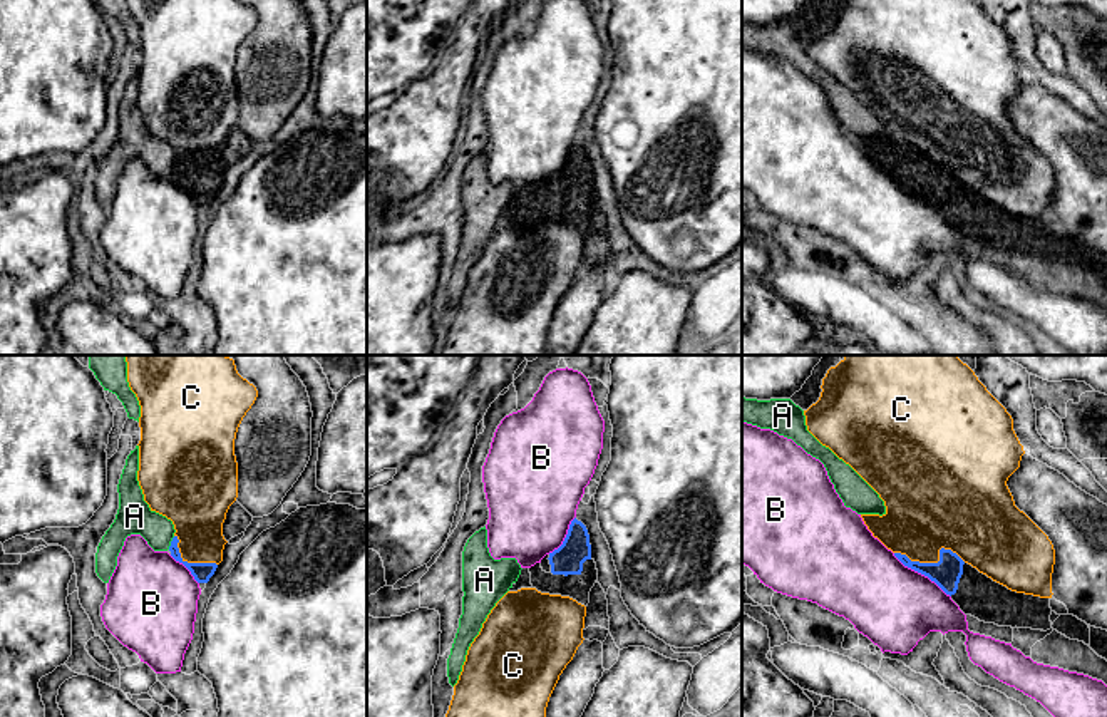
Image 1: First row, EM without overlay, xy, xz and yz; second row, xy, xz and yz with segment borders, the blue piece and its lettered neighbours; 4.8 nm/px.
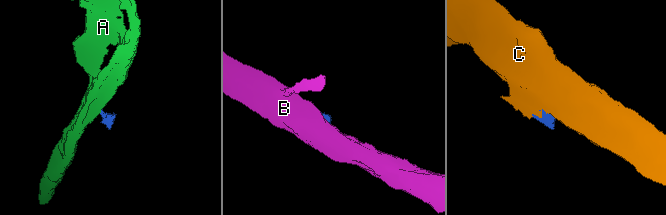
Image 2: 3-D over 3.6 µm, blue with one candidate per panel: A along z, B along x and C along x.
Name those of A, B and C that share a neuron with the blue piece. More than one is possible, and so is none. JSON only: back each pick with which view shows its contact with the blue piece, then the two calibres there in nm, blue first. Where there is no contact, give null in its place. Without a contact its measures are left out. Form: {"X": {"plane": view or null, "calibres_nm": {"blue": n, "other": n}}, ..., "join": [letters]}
{"join": []}

